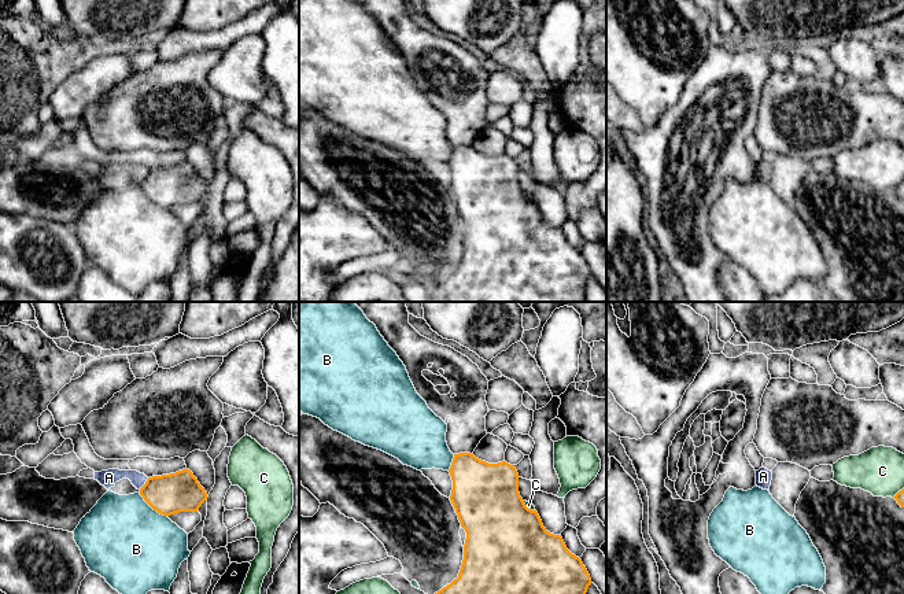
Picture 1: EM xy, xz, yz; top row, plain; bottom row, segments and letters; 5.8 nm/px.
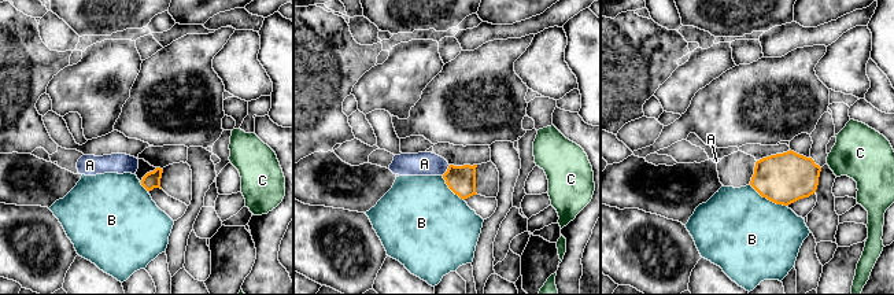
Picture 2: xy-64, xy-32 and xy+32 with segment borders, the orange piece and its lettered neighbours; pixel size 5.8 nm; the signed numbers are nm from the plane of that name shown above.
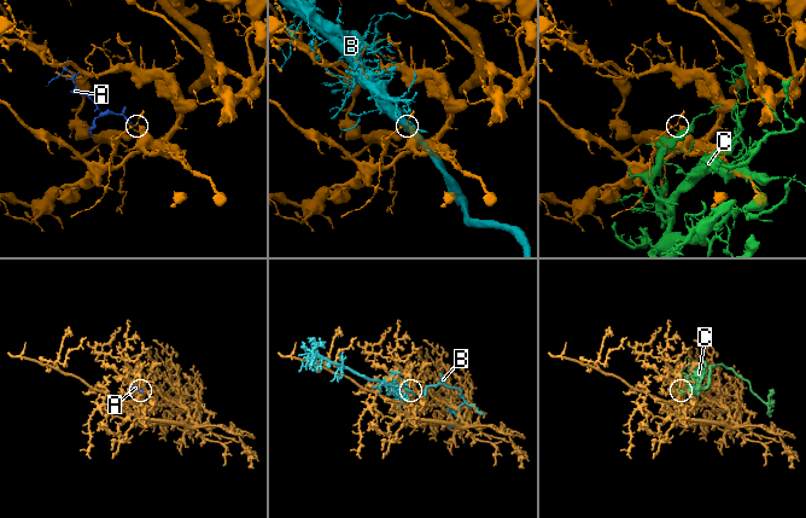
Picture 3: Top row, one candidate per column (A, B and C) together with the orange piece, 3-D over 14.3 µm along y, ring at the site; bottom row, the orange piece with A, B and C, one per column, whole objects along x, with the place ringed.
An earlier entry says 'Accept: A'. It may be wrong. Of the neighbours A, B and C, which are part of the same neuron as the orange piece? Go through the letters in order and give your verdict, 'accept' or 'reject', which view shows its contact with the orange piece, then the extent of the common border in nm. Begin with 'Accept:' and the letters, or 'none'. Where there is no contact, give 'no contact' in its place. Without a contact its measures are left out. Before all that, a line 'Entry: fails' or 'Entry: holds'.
Entry: fails
Accept: none
A: reject; meets orange in xy; contact 90 nm long
B: reject; meets orange in xy; contact 220 nm long
C: reject; meets orange in xz; contact 90 nm long

